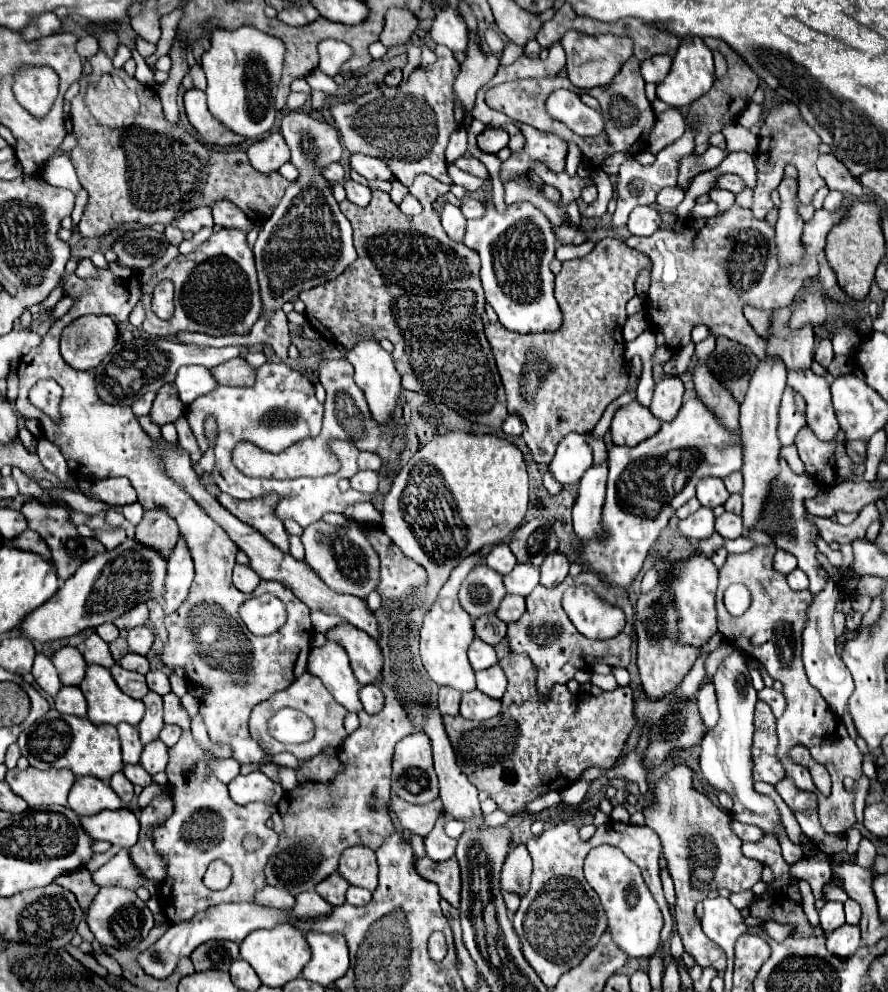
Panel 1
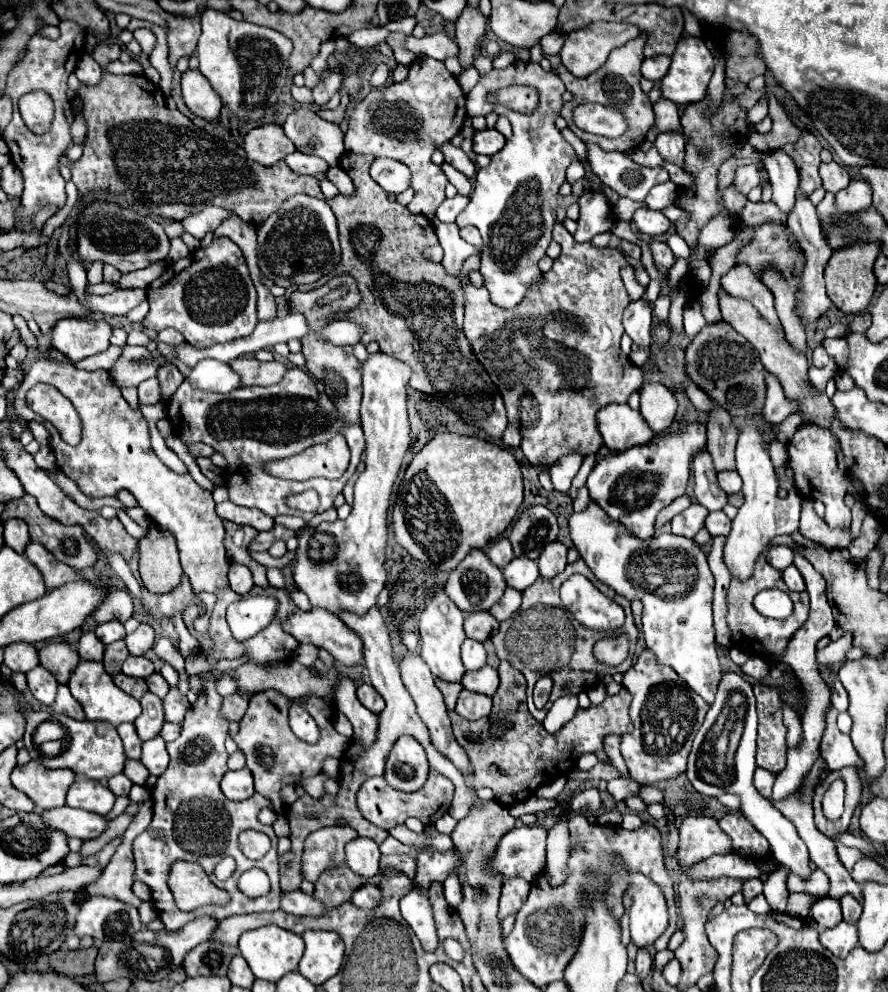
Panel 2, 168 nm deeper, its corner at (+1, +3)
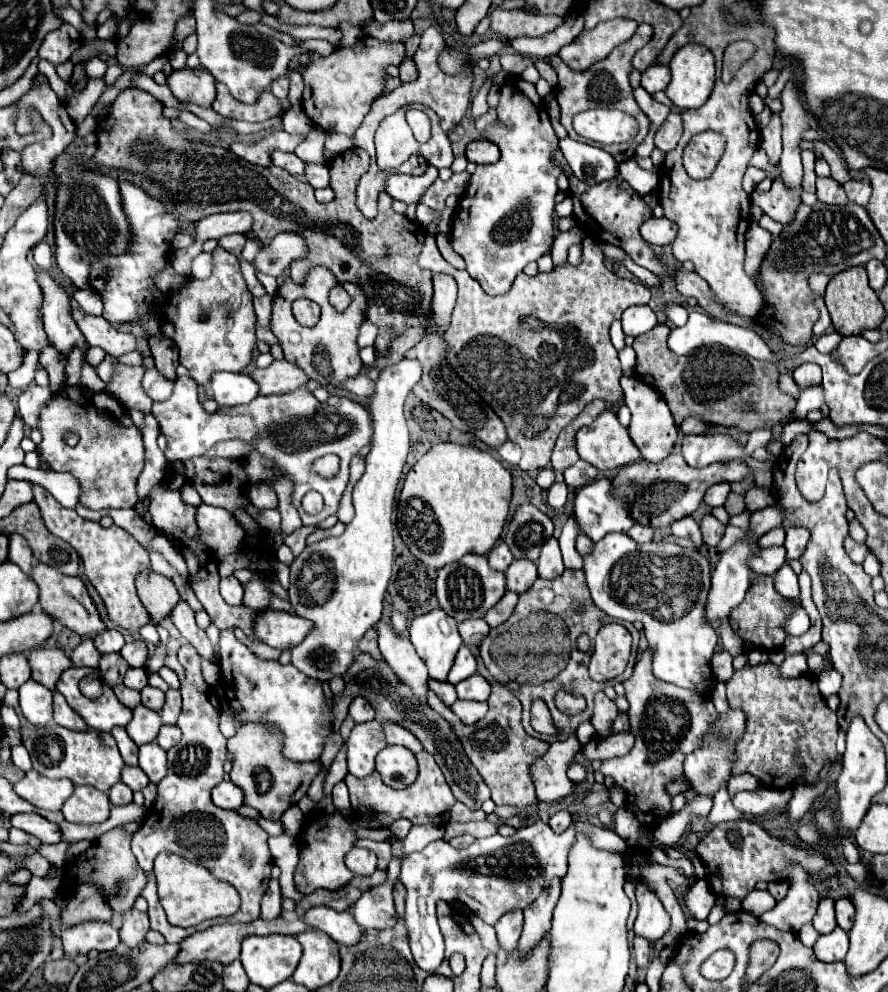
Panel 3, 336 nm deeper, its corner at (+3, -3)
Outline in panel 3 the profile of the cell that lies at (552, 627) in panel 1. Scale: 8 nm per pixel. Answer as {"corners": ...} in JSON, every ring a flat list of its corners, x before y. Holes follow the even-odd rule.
{"corners":[[566,569,560,577,550,579,550,581,538,577,538,579,534,581,534,585,532,585,528,591,524,591,524,593,520,595,520,601,518,601,514,613,510,615,510,619,508,619,506,623,502,623,502,625,490,629,488,637,486,637,486,639,482,641,482,645,480,645,482,661,484,661,486,669,492,673,492,677,494,677,498,683,504,683,504,685,520,699,520,703,522,703,522,707,524,707,524,711,522,711,522,725,524,725,524,729,528,731,528,735,538,737,538,739,548,741,548,743,560,741,564,735,570,735,572,731,576,731,582,721,586,721,586,719,592,717,592,697,594,697,596,691,602,691,608,683,596,683,596,681,592,681,592,679,588,677,588,653,580,651,580,649,576,647,576,641,578,641,580,635,588,635,590,641,594,641,598,629,604,627,604,625,608,625,608,623,620,623,620,625,624,625,624,627,632,633,632,637,640,637,640,631,638,631,632,623,614,621,614,619,610,619,606,613,602,613,602,609,594,607,594,601,590,599,590,591,588,591,588,587,586,587,584,573,582,573,582,571],[574,601,578,601,578,603,584,605,586,611,584,611,582,615,580,615,580,613,574,613,574,607,572,607],[558,689,570,689,574,695,584,695,584,699,588,701,588,707,586,707,582,713,576,713,576,715,566,715,566,713,562,713,562,711,554,705,554,693,556,693],[534,699,544,699,544,701,546,701,546,705,550,707,550,713,552,713,554,727,558,729,558,735,554,735,554,737,552,737,552,735,542,735,542,733,538,733,538,731,532,729,532,725,530,725,530,703,532,703]]}

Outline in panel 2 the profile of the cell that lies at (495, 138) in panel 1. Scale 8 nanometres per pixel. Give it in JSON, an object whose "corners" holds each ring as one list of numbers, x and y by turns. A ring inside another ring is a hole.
{"corners":[[484,129,474,135,474,153,492,157,494,153,498,153,504,147,504,143,506,143,506,139,502,133,498,133,496,129]]}

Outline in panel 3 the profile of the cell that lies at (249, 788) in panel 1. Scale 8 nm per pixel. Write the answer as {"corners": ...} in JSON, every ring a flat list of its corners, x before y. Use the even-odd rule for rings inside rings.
{"corners":[[224,779,214,787,212,801,222,809,238,809,244,805,244,795,238,785,234,785,230,779]]}

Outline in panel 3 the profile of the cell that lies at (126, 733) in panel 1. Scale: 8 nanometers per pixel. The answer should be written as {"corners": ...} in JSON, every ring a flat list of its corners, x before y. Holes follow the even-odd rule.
{"corners":[[114,727,112,737,118,743,118,749,122,753,122,759,126,765,138,765,138,745,128,737,124,727]]}

